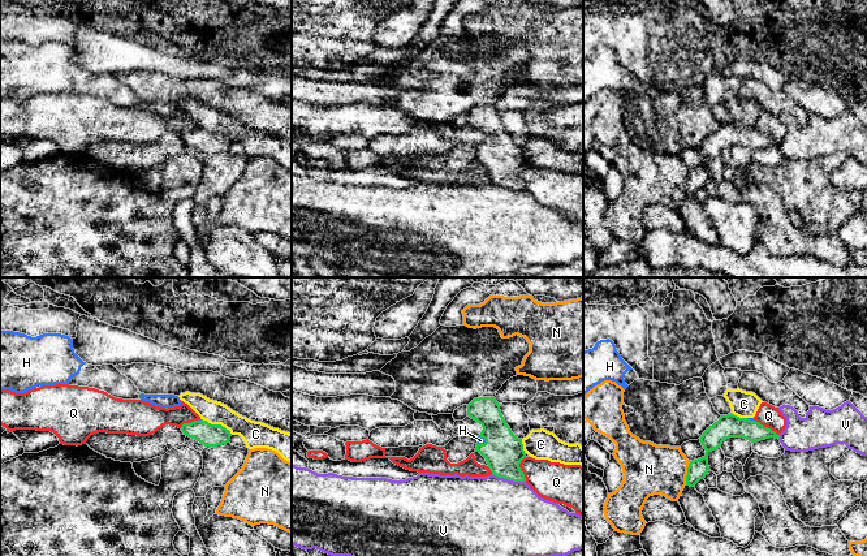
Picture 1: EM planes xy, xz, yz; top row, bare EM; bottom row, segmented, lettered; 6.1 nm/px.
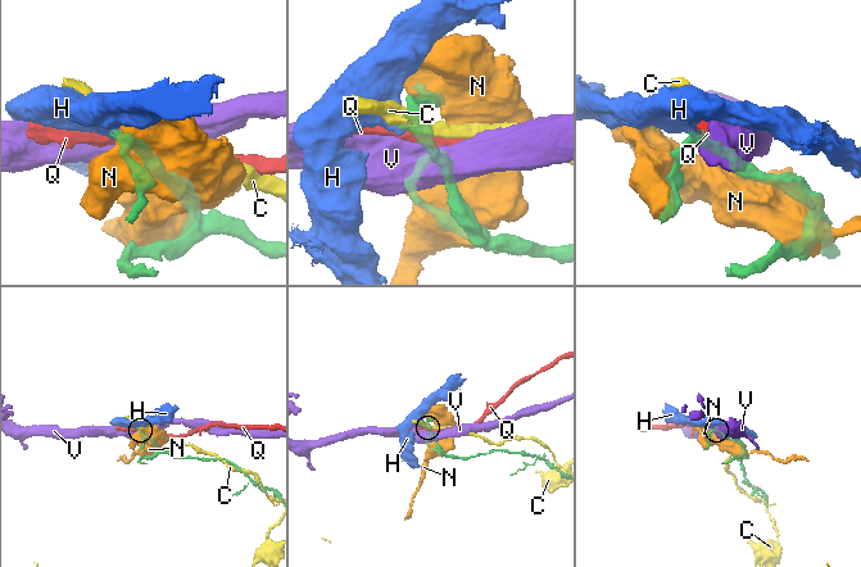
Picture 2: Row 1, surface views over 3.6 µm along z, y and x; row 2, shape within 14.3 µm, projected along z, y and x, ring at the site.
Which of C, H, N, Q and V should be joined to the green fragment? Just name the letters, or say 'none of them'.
H

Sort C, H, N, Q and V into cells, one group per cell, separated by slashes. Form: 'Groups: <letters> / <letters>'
Groups: C / H / N / Q / V

